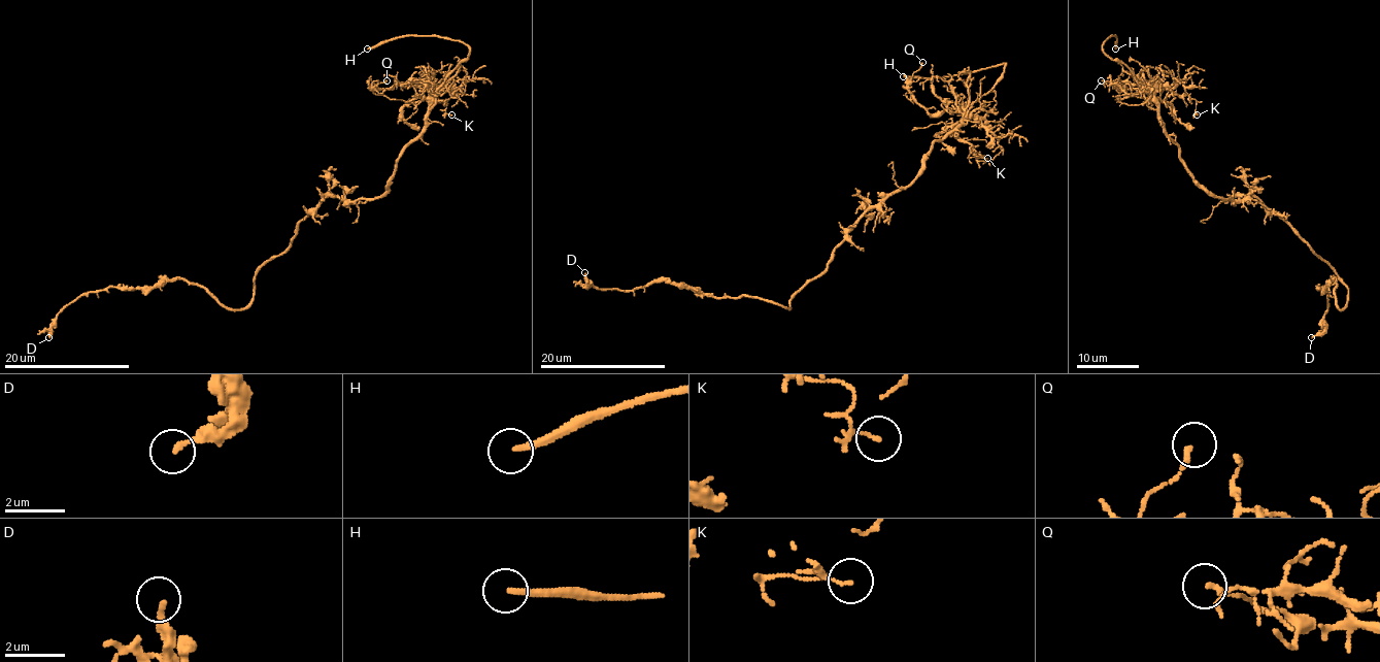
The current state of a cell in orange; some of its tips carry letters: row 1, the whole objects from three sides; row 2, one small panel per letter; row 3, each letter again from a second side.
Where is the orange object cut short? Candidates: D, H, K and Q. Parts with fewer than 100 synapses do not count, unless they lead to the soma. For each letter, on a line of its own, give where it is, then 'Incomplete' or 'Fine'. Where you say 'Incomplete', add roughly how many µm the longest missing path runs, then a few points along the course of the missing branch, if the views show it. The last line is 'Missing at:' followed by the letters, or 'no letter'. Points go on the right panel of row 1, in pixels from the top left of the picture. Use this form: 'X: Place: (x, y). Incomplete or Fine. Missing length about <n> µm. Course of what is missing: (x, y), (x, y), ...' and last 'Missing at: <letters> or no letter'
D: Place: (1311, 337). Fine
H: Place: (1115, 48). Incomplete. Missing length about 10 µm. Course of what is missing: (1115, 48), (1128, 47), (1139, 39)
K: Place: (1197, 114). Fine
Q: Place: (1101, 80). Fine
Missing at: H

